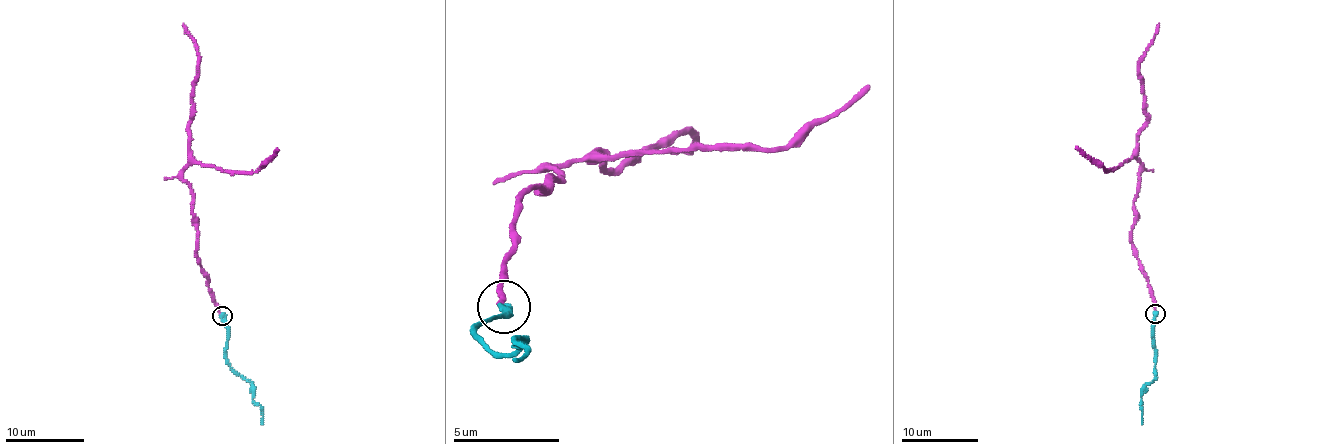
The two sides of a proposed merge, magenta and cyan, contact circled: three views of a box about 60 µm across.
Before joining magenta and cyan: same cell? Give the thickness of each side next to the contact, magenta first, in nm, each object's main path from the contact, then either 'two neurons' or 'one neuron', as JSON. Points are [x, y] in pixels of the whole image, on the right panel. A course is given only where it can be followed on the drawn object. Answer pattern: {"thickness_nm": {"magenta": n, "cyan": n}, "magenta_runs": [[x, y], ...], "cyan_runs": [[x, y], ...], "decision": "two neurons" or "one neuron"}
{"thickness_nm": {"magenta": 200, "cyan": 440}, "magenta_runs": [[1156, 313], [1148, 277], [1132, 243], [1133, 204], [1141, 171], [1137, 134], [1146, 117], [1139, 58], [1159, 23]], "cyan_runs": [[1156, 313], [1155, 375], [1141, 398], [1142, 424]], "decision": "one neuron"}

